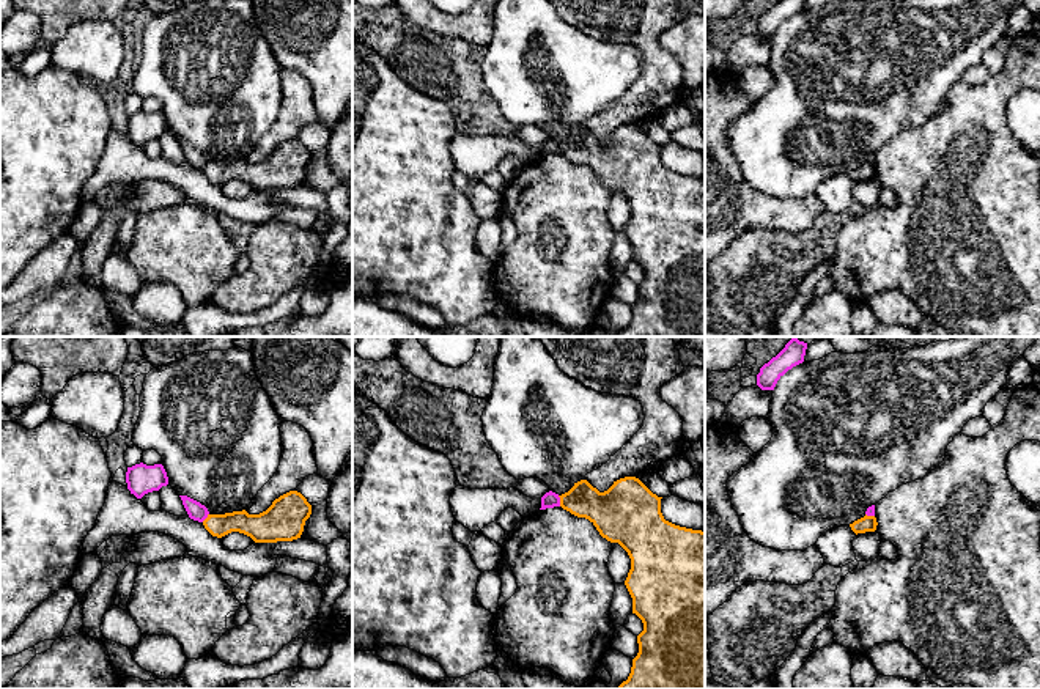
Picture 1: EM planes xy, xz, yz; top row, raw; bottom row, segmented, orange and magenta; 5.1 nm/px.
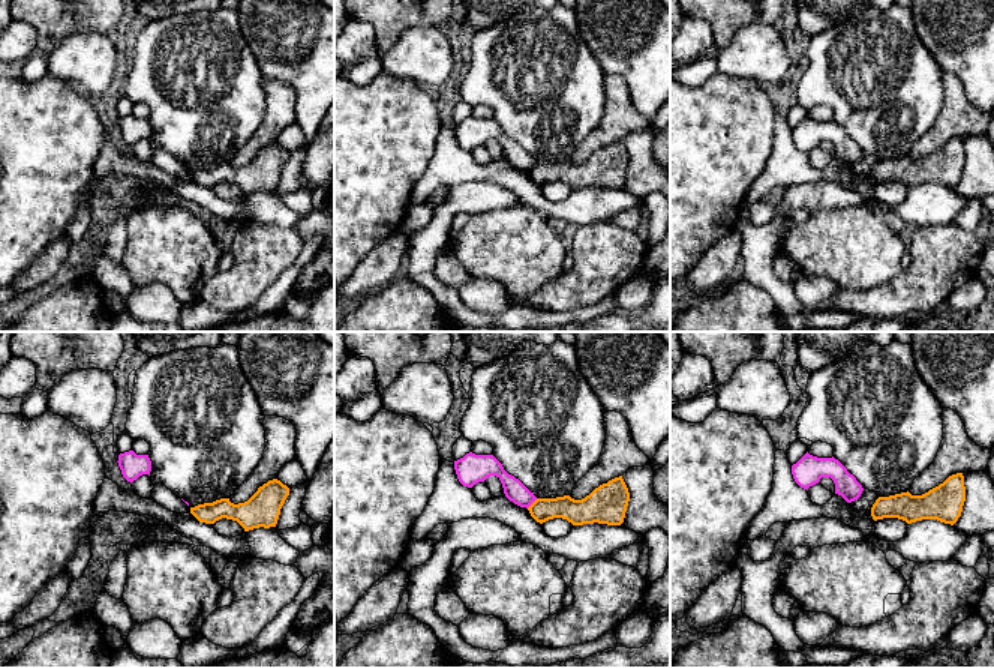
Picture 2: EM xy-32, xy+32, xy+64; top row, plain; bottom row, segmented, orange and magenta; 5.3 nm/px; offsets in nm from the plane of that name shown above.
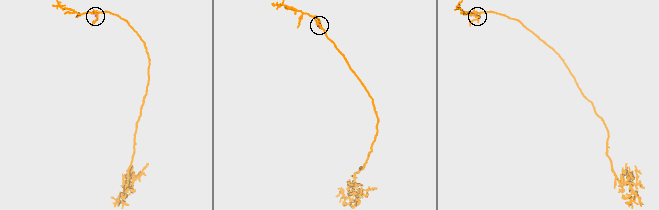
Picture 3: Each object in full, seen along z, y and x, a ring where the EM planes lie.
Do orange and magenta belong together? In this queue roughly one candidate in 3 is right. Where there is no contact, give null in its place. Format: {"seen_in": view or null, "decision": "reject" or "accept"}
{"seen_in": "xz", "decision": "reject"}

